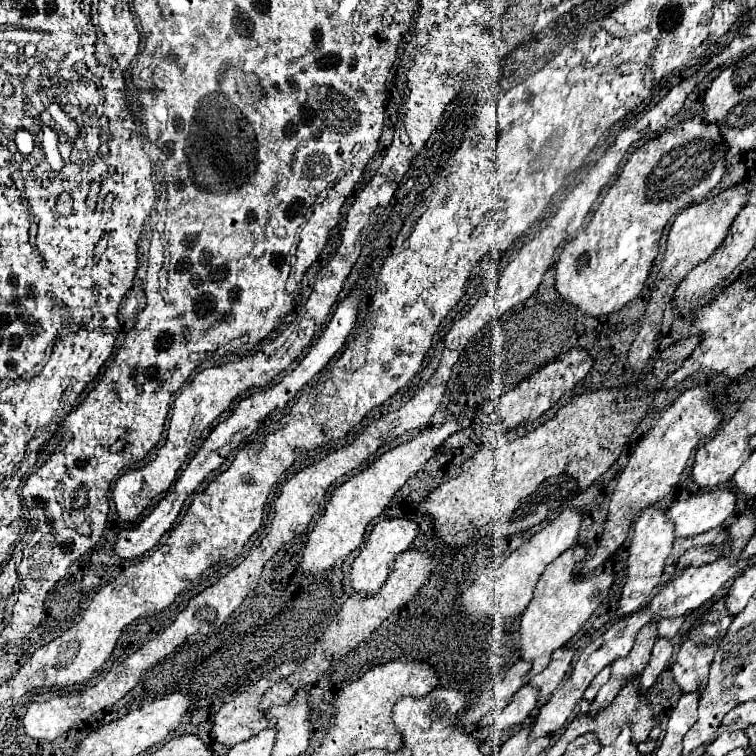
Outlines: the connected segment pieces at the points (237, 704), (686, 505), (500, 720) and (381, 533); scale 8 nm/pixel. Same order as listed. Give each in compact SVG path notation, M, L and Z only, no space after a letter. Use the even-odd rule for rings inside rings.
M284 663L284 667L272 669L266 679L258 681L256 685L252 685L250 689L239 694L226 705L222 705L214 717L212 739L224 743L226 747L232 747L240 741L248 741L250 737L258 735L262 729L272 725L272 721L266 719L266 713L260 711L257 706L264 691L276 685L288 673L290 669Z
M730 487L690 495L668 509L668 519L676 525L676 537L692 537L720 527L736 507L736 493Z
M524 685L510 701L510 705L506 707L506 711L502 715L488 715L480 721L480 725L500 725L500 727L512 727L512 725L520 725L530 711L536 707L538 703L538 689Z
M388 519L388 521L376 523L370 537L366 539L360 555L356 557L356 561L352 565L350 579L354 581L352 583L354 589L356 591L370 591L370 593L378 591L386 583L386 577L392 571L396 555L406 551L412 545L416 535L418 535L418 523L414 519Z

